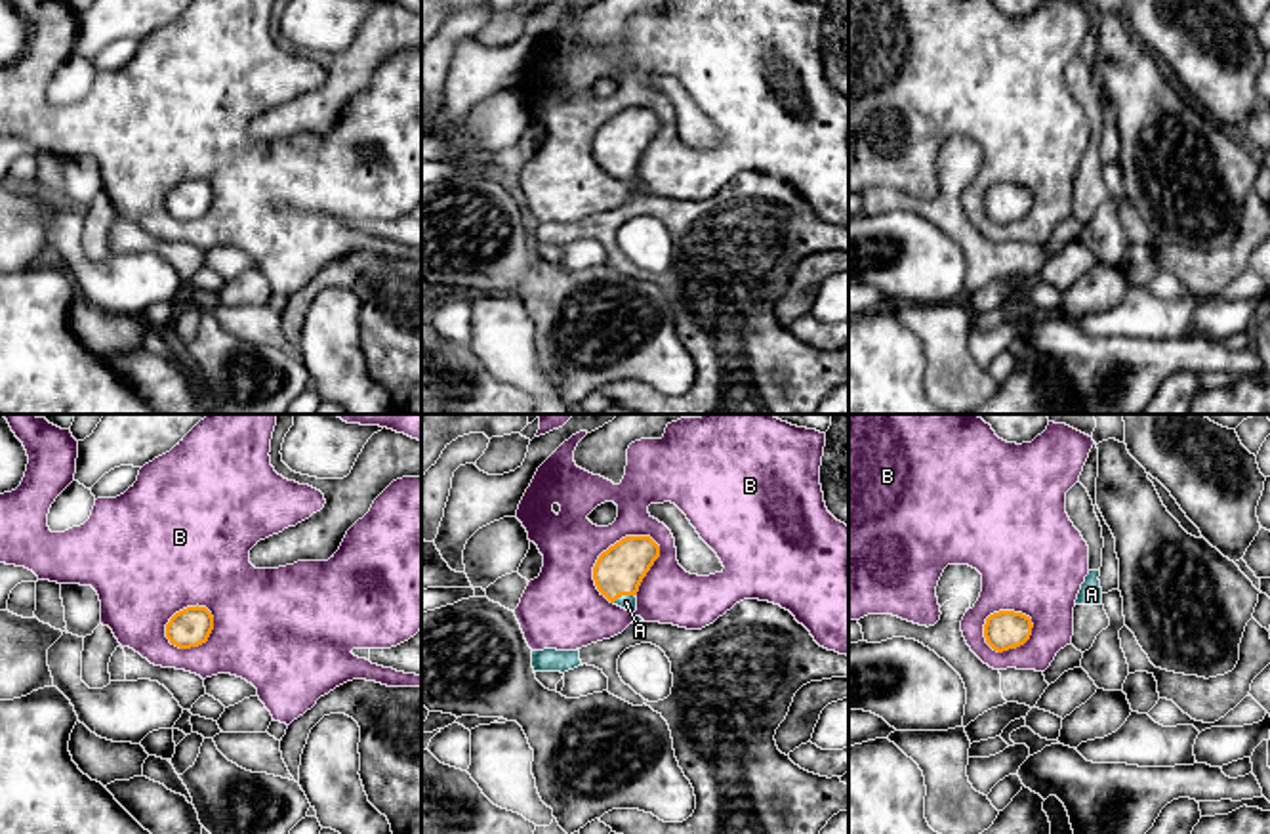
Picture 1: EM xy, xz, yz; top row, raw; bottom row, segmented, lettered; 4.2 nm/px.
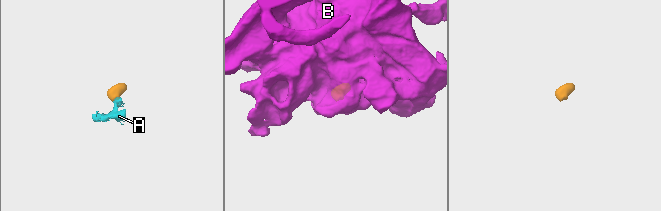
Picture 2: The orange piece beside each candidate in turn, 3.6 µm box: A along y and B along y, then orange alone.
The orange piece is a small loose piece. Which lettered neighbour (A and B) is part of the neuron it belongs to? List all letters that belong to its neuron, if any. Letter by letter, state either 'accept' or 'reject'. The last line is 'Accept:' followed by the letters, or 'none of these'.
A: accept
B: reject
Accept: A

